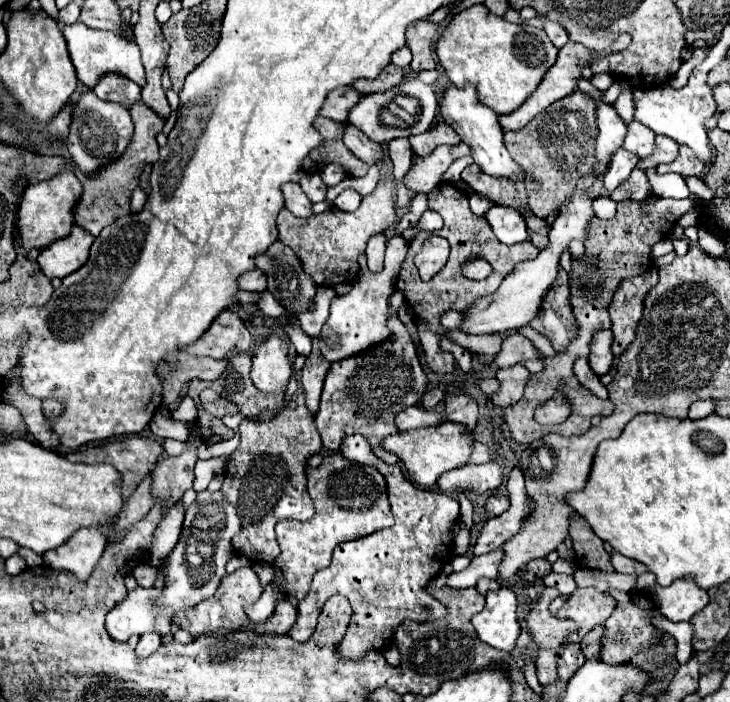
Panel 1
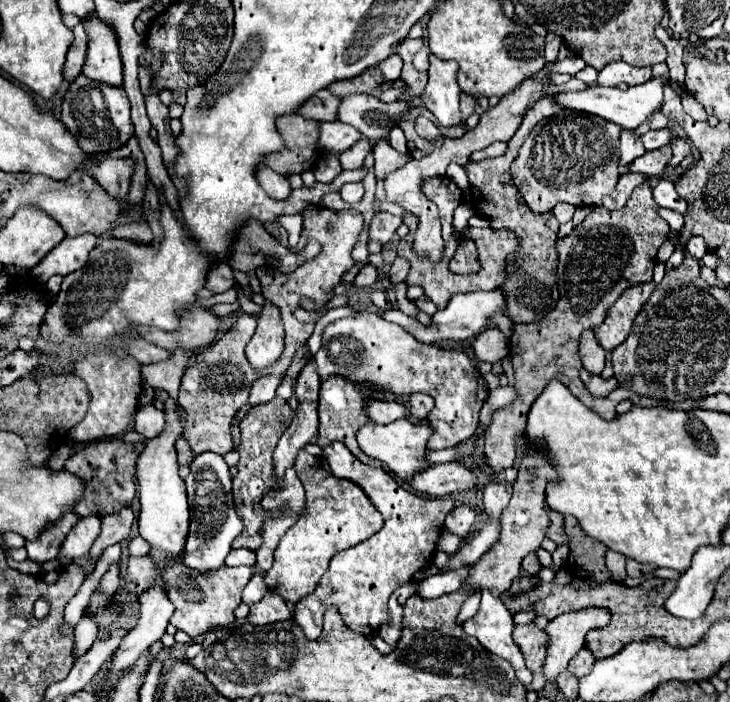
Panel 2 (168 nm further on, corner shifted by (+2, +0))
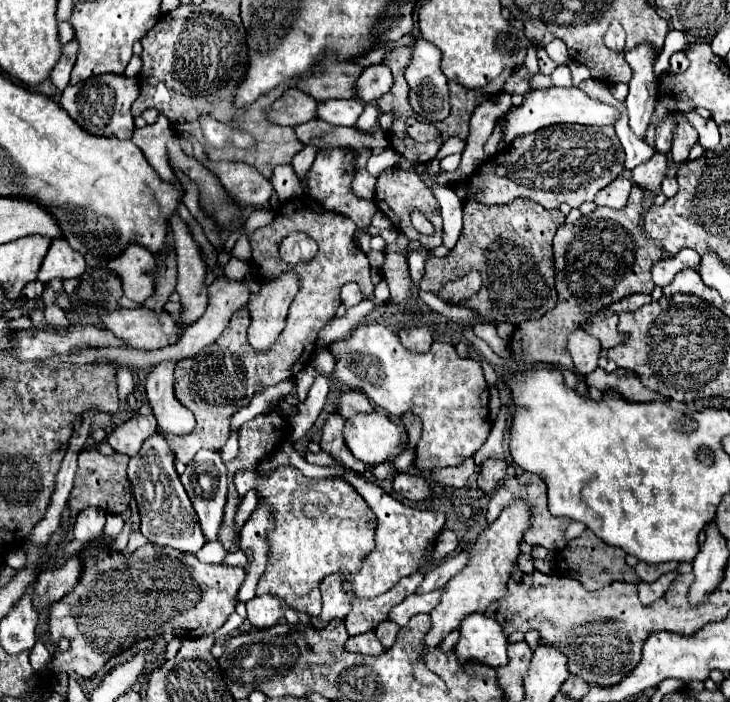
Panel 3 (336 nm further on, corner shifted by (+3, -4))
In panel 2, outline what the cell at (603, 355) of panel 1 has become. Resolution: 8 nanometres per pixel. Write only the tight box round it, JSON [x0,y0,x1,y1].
[579,330,605,374]

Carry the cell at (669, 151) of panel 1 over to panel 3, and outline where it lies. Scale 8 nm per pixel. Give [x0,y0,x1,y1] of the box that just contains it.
[632,152,666,192]

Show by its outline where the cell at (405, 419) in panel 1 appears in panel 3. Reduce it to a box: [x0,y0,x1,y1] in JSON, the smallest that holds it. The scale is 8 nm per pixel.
[338,388,374,418]

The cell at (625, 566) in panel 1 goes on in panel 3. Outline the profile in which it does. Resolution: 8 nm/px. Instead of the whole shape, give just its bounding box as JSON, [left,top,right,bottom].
[634,562,678,582]

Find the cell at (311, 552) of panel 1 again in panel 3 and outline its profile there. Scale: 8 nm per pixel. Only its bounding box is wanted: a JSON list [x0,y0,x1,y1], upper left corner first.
[234,466,374,616]

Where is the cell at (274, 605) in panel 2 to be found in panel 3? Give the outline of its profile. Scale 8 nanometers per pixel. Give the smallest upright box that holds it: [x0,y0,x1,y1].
[246,596,284,628]

